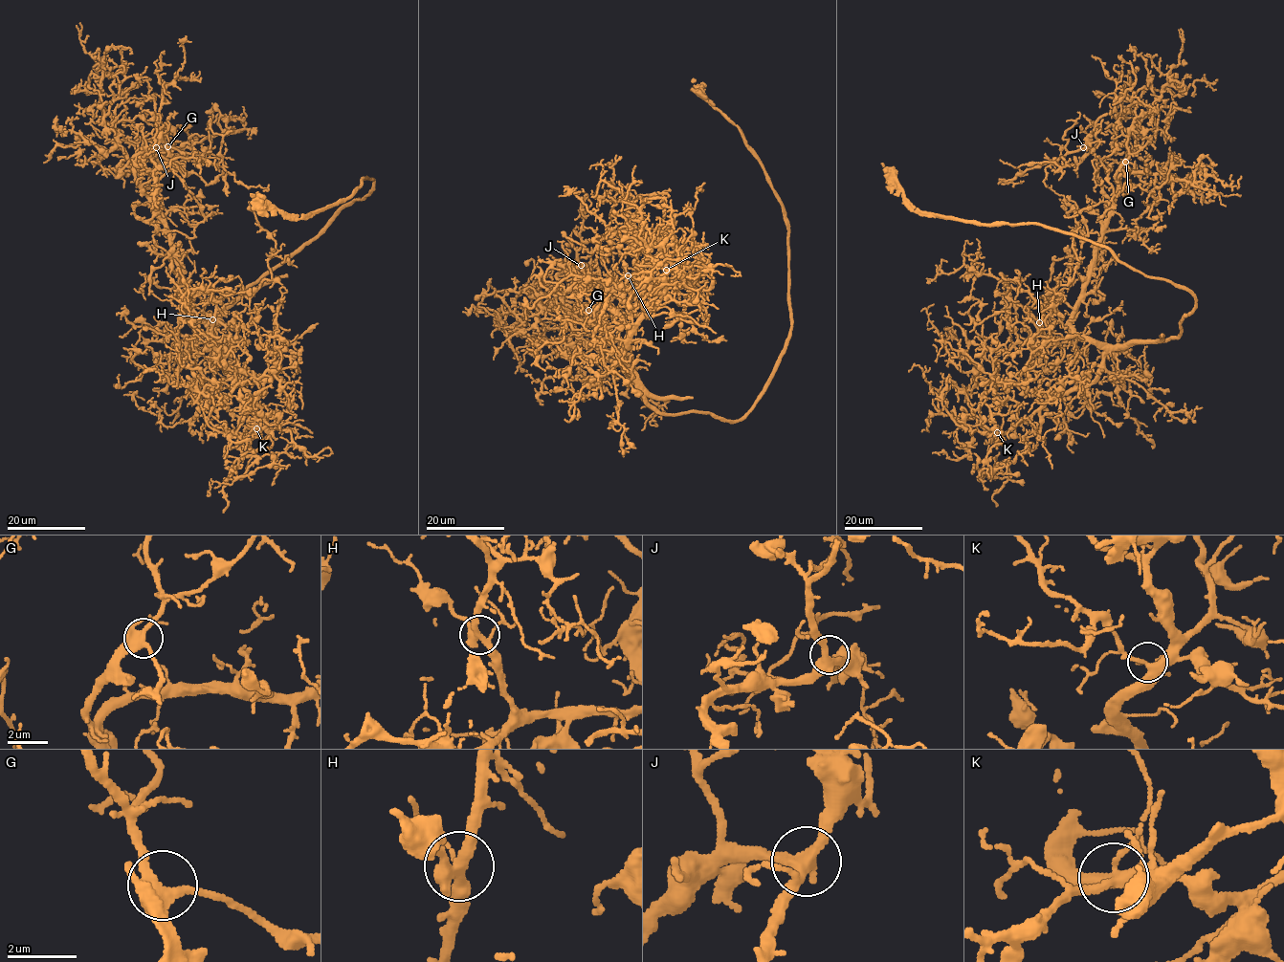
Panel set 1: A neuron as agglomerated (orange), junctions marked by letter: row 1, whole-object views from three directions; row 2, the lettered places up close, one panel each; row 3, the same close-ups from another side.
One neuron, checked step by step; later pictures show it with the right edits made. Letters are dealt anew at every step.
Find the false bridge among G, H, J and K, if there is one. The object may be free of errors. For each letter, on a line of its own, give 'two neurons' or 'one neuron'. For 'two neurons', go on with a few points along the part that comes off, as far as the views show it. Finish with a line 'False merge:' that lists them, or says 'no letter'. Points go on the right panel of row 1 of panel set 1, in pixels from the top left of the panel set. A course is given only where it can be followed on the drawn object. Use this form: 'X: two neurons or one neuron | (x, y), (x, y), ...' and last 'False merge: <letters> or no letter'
G: one neuron
H: one neuron
J: one neuron
K: one neuron
False merge: no letter

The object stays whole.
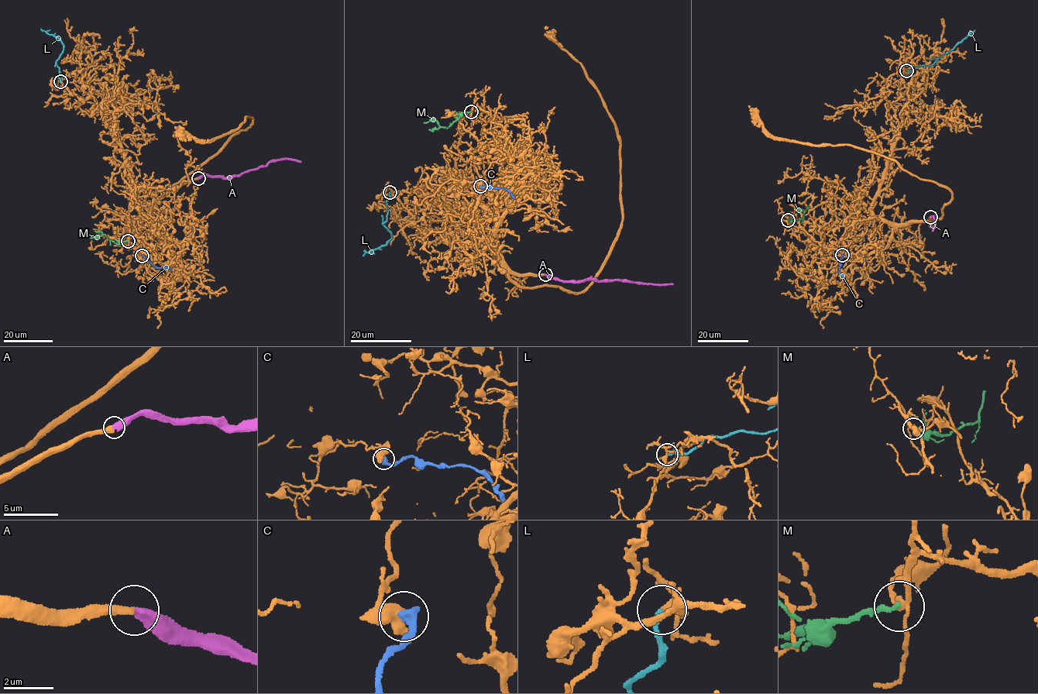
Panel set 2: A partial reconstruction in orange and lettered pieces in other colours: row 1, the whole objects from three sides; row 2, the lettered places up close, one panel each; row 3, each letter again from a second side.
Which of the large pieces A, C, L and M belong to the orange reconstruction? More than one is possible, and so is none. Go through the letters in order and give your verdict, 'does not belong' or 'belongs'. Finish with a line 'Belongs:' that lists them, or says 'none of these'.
A: belongs
C: does not belong
L: does not belong
M: does not belong
Belongs: A

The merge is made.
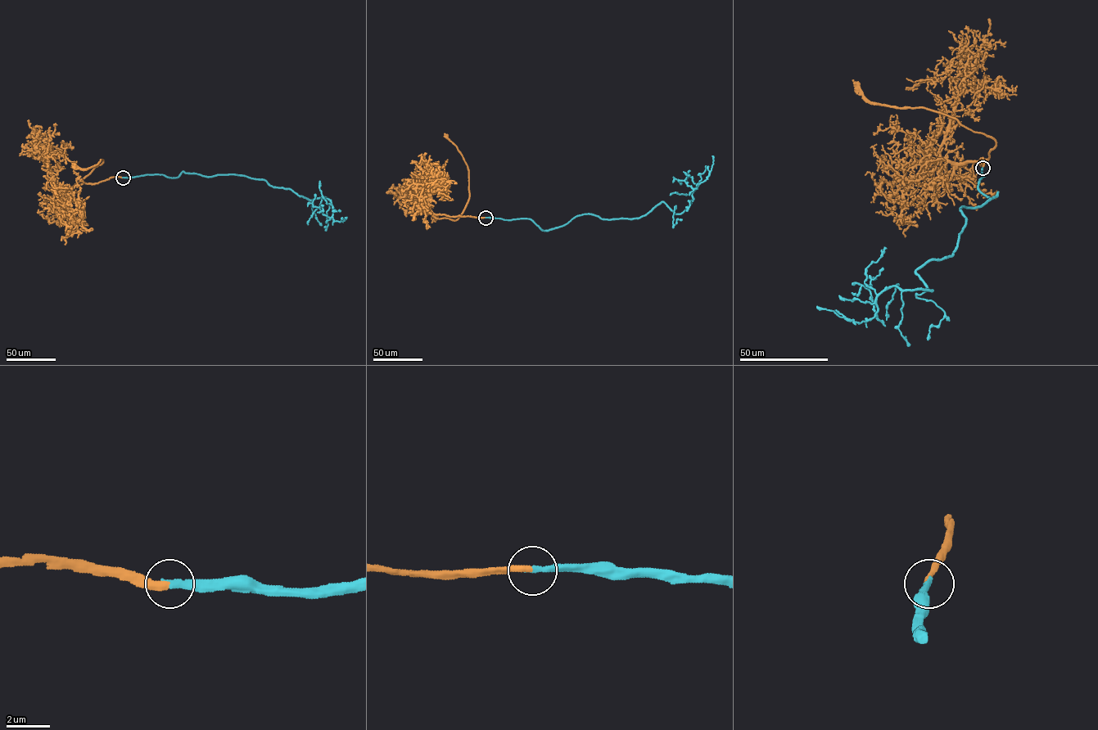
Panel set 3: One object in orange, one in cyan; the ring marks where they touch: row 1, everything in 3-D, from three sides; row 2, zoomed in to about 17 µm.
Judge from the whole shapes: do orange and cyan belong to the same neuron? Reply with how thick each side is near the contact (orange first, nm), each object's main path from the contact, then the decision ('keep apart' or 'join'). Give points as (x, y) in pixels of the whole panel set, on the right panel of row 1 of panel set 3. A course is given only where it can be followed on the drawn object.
320/300 nm | orange via (982, 168), (982, 158), (978, 161), (988, 159), (996, 140), (924, 107), (867, 101), (852, 80) | cyan via (982, 168), (997, 193), (916, 270), (932, 291), (888, 286), (859, 323), (817, 306) | join

